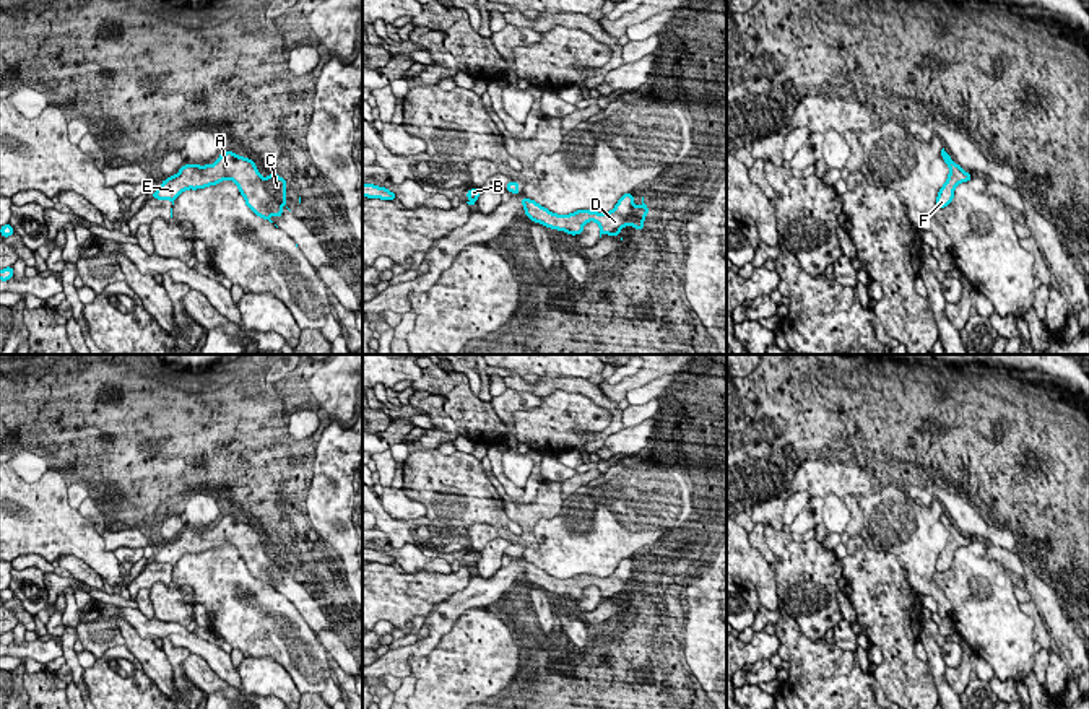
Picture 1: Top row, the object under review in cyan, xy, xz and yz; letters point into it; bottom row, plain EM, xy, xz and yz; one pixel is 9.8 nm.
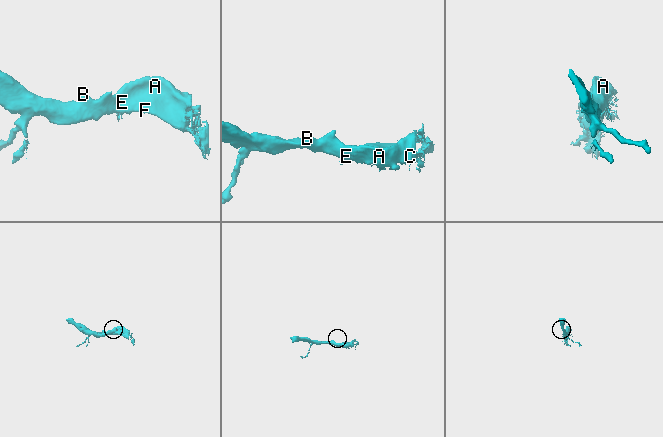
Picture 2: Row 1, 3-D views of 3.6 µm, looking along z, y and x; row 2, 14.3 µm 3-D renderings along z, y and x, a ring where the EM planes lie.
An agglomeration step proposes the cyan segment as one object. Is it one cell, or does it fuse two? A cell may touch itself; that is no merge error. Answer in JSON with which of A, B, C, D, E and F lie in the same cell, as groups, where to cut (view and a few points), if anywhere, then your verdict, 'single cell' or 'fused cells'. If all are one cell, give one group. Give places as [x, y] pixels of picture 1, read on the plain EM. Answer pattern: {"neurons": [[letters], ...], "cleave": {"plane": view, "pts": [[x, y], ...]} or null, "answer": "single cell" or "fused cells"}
{"neurons": [["A", "B", "C", "D", "E", "F"]], "cleave": null, "answer": "single cell"}

